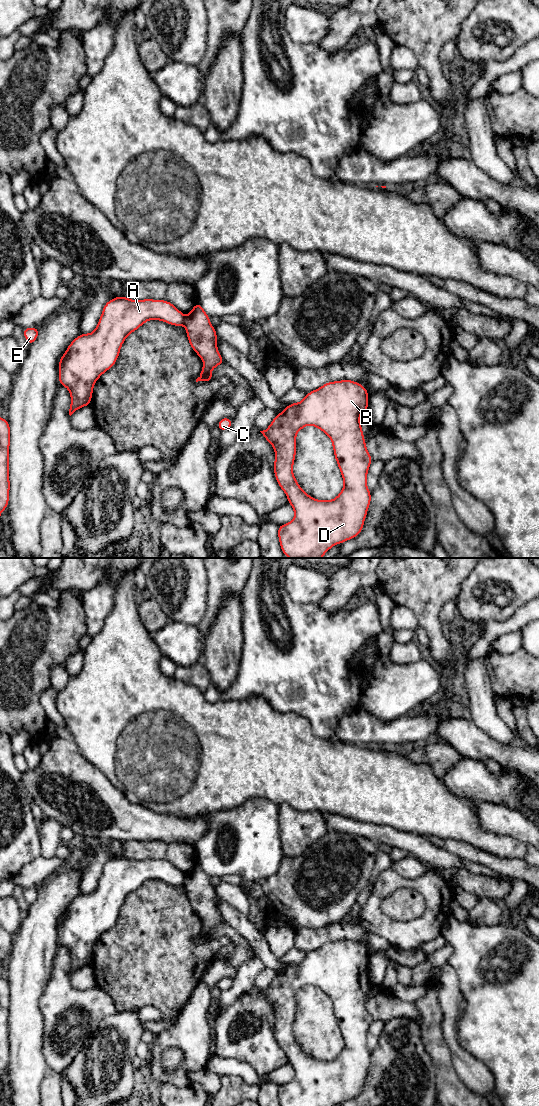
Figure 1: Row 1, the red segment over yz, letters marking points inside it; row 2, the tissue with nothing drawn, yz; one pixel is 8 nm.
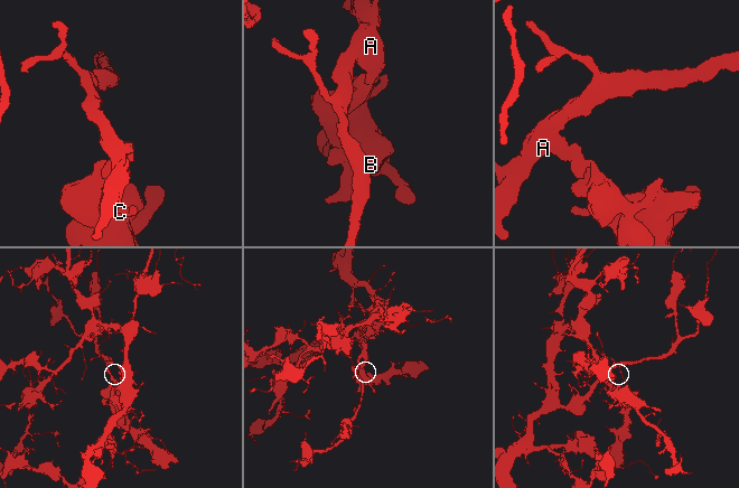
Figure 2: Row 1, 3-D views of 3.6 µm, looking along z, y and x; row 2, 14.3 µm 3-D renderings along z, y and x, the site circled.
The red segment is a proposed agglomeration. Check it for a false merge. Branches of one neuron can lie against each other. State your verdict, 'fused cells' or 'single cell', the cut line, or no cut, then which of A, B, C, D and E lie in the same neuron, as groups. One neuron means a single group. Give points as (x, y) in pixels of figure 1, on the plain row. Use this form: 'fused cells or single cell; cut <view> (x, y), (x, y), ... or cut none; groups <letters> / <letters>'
fused cells; cut yz (185, 877), (183, 884); groups A E / B C D

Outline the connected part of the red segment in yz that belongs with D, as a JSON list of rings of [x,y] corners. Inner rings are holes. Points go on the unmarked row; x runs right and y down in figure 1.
[[[349,939],[327,942],[308,952],[300,963],[286,966],[266,990],[260,991],[274,1007],[275,1038],[295,1072],[291,1082],[278,1086],[280,1106],[334,1106],[360,1094],[371,1062],[366,1039],[373,1019],[366,1009],[360,983],[360,974],[368,972],[368,956],[367,949],[358,942]],[[307,985],[317,987],[331,999],[334,1017],[344,1040],[342,1051],[333,1060],[314,1059],[299,1046],[293,1035],[296,995]]]

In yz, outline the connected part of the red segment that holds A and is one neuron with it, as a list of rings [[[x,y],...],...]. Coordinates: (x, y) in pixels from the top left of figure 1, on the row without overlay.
[[[118,856],[109,860],[103,868],[96,889],[90,894],[81,893],[75,898],[59,920],[59,944],[67,947],[71,964],[69,975],[77,969],[90,966],[93,946],[100,936],[116,922],[126,897],[148,880],[160,880],[173,886],[184,885],[185,876],[166,860],[131,860]]]

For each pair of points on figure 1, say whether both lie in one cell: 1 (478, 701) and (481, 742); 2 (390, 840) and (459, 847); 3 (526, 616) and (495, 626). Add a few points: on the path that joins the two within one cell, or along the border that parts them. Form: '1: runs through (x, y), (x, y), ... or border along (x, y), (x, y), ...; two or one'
1: border along (470, 718), (488, 736), (500, 742); two
2: border along (423, 837), (431, 843), (454, 853); two
3: runs through (518, 620), (508, 626), (503, 626); one

